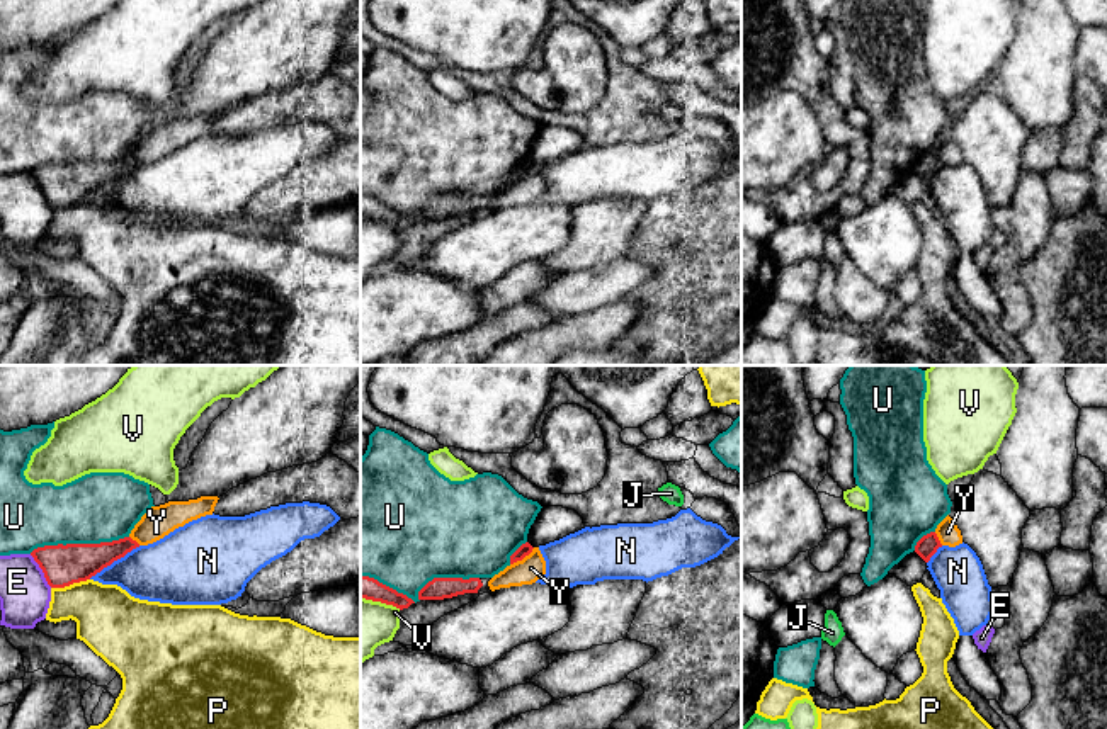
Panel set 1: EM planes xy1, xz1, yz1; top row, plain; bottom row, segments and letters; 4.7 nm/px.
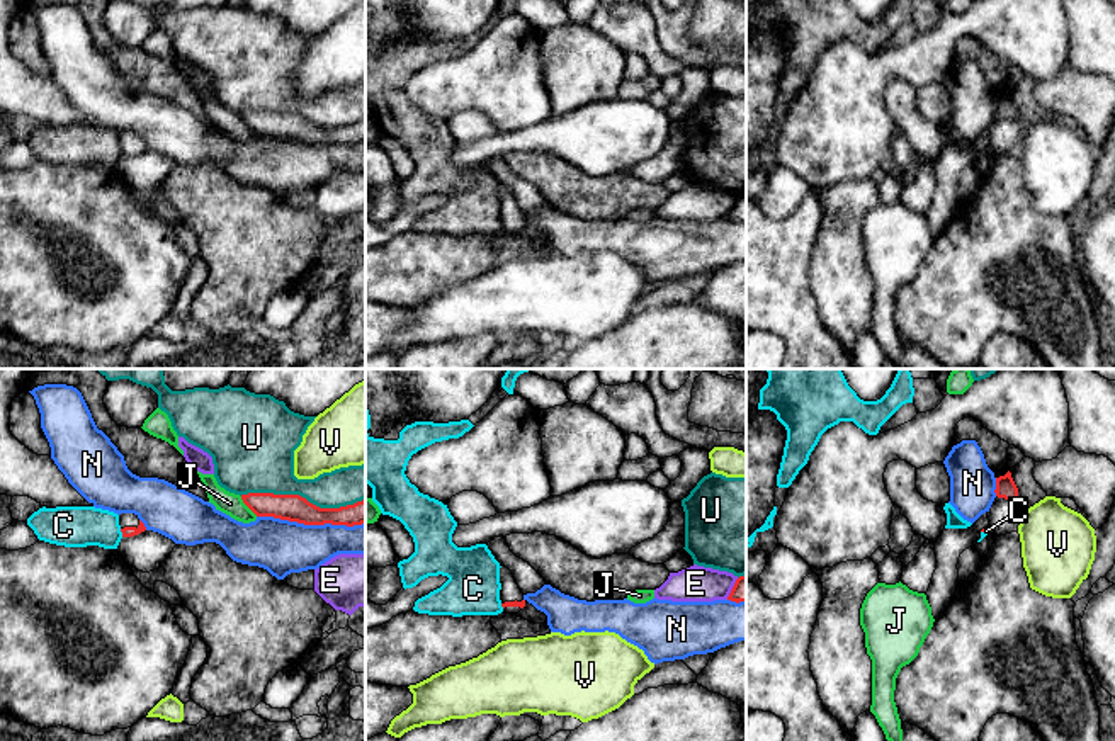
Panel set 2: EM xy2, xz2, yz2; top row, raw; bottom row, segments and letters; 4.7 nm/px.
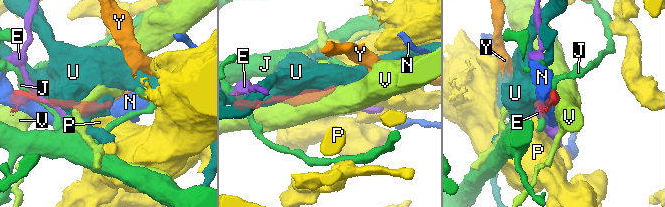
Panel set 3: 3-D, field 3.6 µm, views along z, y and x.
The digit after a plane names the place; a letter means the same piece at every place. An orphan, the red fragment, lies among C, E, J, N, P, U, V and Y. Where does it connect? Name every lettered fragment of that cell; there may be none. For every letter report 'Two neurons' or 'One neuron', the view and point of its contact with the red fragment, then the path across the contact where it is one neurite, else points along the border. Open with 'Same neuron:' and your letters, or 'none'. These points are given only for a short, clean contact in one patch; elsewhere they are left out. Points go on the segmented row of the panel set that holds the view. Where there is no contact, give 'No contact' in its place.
Same neuron: Y
C: Two neurons. Touches red at xy2 (121, 531). Boundary: xy2 (119, 529), (123, 536)
E: Two neurons. Touches red at xy1 (43, 571)
J: Two neurons. Touches red at xy2 (249, 507)
N: Two neurons. Touches red at xy2 (311, 524)
P: Two neurons. Touches red at xy1 (70, 583). Boundary: xy1 (89, 578), (51, 588)
U: Two neurons. Touches red at xy2 (301, 497)
V: Two neurons. Touches red at xz1 (381, 602)
Y: One neuron. Touches red at xz1 (522, 558). Path across: xz1 (524, 549), (522, 558), (531, 568)

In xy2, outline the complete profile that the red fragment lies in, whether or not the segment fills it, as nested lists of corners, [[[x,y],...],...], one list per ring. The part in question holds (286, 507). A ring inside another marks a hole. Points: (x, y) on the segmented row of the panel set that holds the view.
[[[248,493],[243,503],[257,517],[274,517],[304,525],[362,525],[365,523],[365,500],[340,508],[320,508],[299,495]]]

